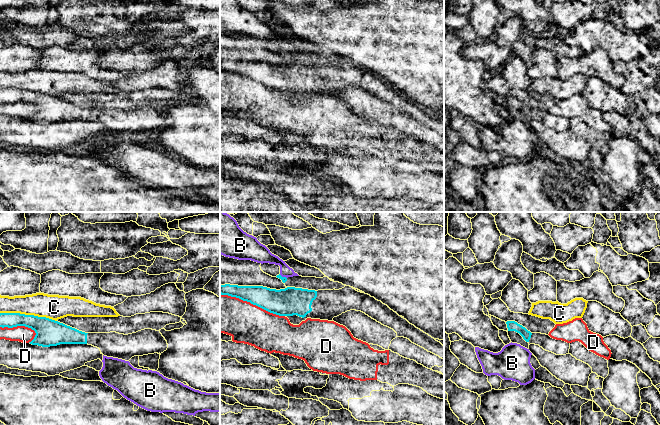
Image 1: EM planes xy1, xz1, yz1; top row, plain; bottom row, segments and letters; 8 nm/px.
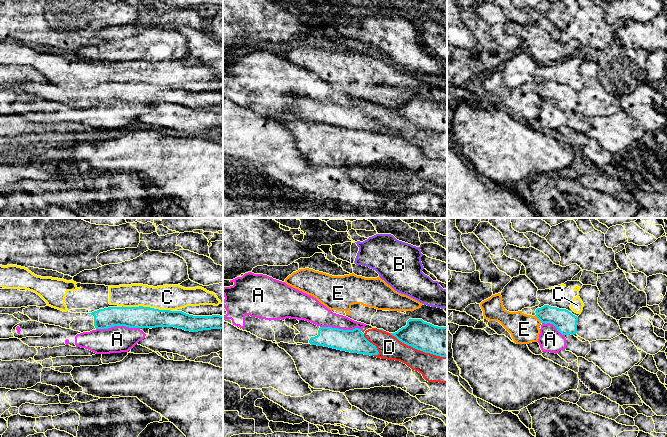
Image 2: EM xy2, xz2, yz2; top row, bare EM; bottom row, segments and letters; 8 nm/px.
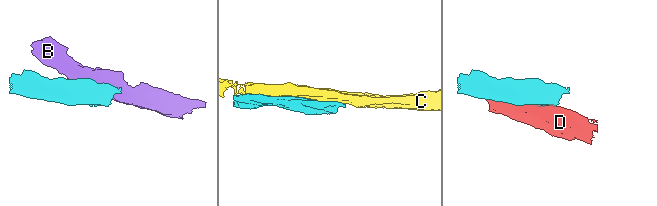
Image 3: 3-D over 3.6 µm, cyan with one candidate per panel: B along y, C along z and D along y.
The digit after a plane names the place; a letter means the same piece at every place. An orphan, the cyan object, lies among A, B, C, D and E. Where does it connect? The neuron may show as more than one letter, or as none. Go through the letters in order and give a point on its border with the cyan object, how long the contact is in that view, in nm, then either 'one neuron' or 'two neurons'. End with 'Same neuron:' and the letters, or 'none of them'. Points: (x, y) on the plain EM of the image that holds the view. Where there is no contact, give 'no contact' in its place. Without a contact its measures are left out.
A: meets cyan in xy2 at (117, 101); contact 360 nm long; two neurons
B: meets cyan in xz1 at (283, 53); contact 70 nm long; two neurons
C: meets cyan in xy1 at (28, 91); contact 460 nm long; two neurons
D: meets cyan in xz1 at (252, 79); contact 550 nm long; two neurons
E: meets cyan in yz2 at (538, 94); contact 80 nm long; two neurons
Same neuron: none of them

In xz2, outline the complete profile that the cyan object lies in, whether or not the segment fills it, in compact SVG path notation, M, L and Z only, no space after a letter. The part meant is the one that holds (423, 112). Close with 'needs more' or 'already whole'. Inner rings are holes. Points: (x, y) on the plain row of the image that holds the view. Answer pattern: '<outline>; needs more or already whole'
M409 95L405 103L390 110L417 126L447 133L447 102L438 103L422 95Z; already whole

